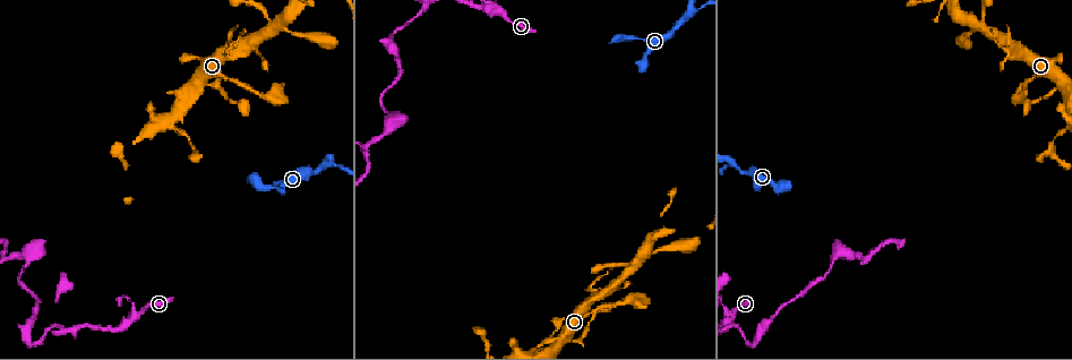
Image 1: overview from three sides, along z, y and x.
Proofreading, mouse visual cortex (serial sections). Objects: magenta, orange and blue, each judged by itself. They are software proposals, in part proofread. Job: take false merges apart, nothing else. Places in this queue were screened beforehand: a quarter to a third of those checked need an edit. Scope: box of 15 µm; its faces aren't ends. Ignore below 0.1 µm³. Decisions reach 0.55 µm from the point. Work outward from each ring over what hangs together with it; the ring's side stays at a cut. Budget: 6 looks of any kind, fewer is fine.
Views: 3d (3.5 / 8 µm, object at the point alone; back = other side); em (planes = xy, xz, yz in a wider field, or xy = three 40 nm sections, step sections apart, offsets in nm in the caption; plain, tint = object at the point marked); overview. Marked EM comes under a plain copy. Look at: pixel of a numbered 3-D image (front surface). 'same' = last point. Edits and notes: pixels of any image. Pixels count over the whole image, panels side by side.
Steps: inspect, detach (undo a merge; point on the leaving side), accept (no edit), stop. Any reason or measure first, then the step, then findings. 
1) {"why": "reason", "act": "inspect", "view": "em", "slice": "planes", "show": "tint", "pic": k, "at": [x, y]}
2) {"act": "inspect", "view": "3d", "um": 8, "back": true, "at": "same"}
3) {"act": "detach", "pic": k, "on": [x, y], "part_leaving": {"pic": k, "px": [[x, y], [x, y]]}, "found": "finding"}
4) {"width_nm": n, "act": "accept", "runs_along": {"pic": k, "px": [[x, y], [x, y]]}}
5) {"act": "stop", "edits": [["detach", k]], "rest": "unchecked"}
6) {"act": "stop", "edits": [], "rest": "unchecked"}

{"why": "abrupt turn", "act": "inspect", "view": "3d", "um": 3.5, "pic": 1, "at": [391, 33]}

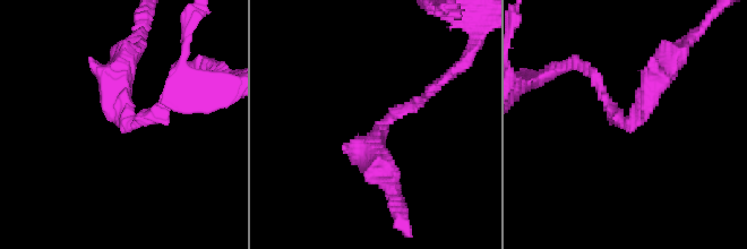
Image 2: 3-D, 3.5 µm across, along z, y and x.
{"arm_widths_nm": [150, 350], "act": "inspect", "view": "em", "slice": "xy", "step": 3, "show": "tint", "pic": 2, "at": [377, 130]}

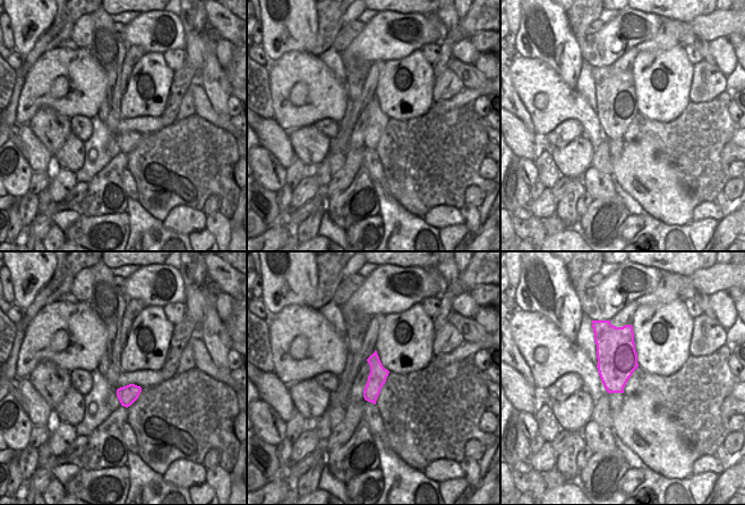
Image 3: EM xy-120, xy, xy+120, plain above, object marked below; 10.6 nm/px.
{"act": "accept", "found": "continuous, no second cell"}

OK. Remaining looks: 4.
{"why": "sharp bend", "act": "inspect", "view": "3d", "um": 3.5, "back": true, "pic": 1, "at": [841, 251]}

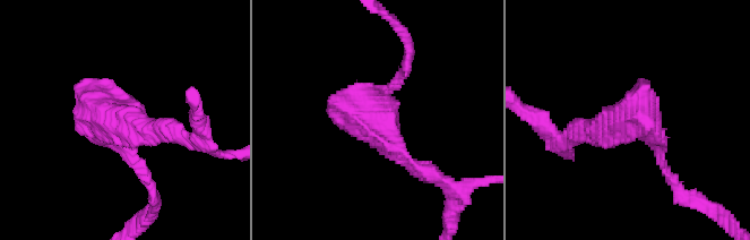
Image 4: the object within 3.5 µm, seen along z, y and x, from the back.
{"act": "inspect", "view": "em", "slice": "xy", "step": 1, "show": "tint", "pic": 4, "at": [114, 119]}

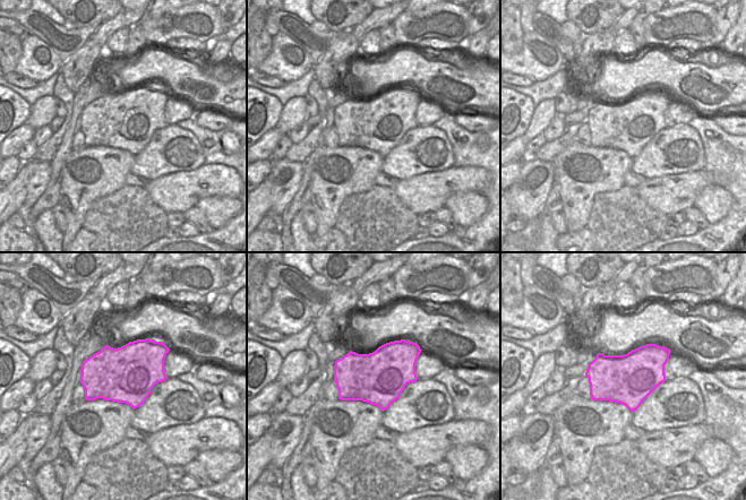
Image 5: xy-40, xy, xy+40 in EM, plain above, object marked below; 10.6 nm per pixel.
{"why": "cut it another way", "act": "inspect", "view": "em", "slice": "xy", "step": 5, "show": "tint", "at": "same"}

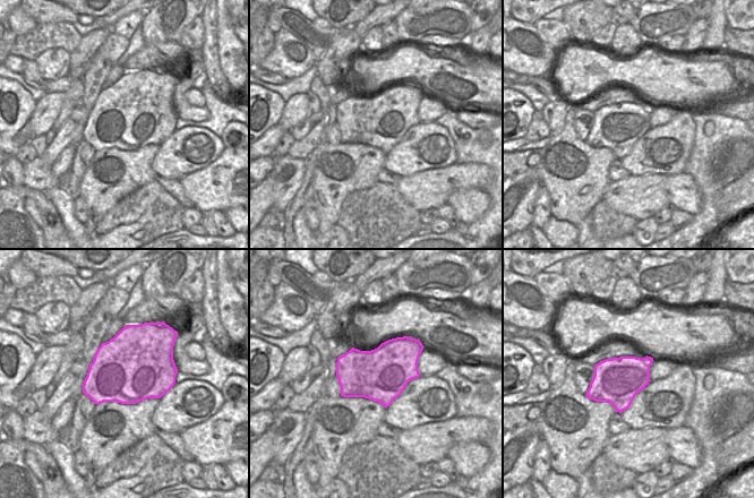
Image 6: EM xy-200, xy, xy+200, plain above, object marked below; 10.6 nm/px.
{"act": "accept", "runs_along": {"pic": 4, "px": [[669, 174], [637, 119], [582, 126]]}, "found": "all the same cell"}

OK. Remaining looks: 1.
{"act": "stop", "edits": [], "rest": "unchecked"}

